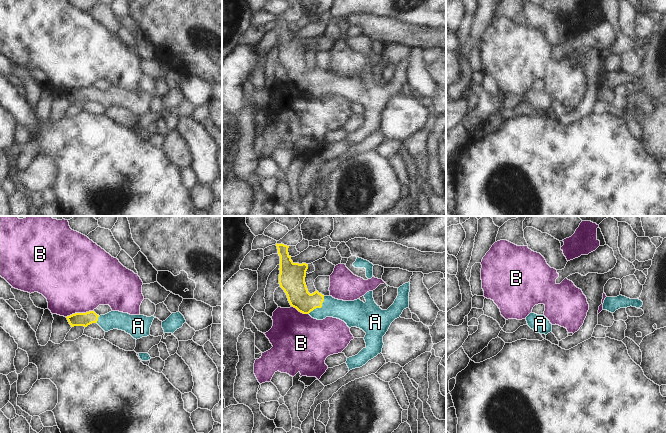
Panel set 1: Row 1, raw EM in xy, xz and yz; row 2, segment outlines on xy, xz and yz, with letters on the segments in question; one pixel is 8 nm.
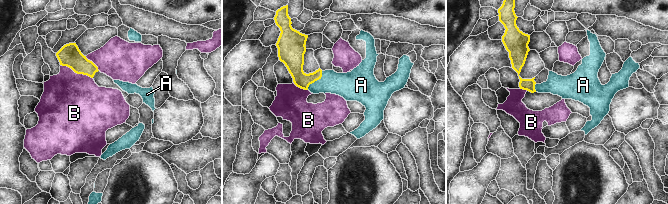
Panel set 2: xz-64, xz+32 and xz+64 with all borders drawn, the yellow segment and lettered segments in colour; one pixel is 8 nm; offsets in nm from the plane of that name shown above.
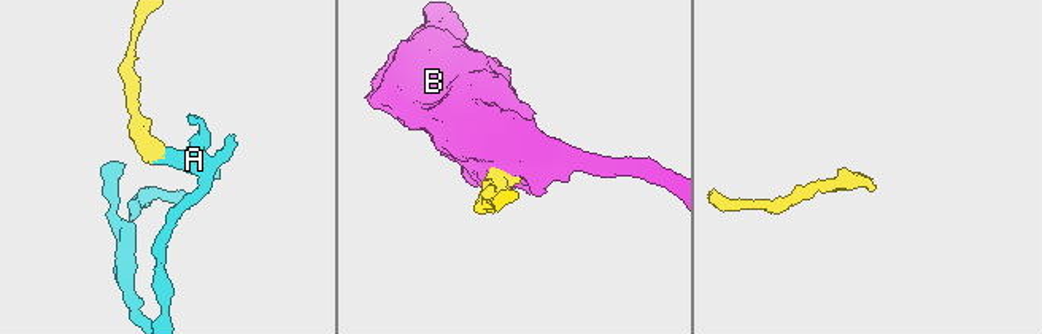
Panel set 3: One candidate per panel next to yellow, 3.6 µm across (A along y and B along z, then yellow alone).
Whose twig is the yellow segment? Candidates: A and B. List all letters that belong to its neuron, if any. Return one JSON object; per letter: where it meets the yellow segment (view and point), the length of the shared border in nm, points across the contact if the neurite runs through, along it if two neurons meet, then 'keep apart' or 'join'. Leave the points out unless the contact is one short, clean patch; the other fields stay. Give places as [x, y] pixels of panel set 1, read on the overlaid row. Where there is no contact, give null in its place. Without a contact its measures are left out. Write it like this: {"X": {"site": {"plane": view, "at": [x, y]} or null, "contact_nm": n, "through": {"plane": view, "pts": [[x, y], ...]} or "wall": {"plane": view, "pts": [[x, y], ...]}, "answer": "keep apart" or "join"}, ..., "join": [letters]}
{"A": {"site": {"plane": "xz", "at": [319, 307]}, "contact_nm": 190, "through": {"plane": "xz", "pts": [[295, 287], [312, 304], [319, 307], [333, 307], [348, 311]]}, "answer": "join"}, "B": {"site": {"plane": "xy", "at": [79, 313]}, "contact_nm": 220, "wall": {"plane": "xy", "pts": [[92, 310], [72, 313], [66, 317]]}, "answer": "keep apart"}, "join": ["A"]}

